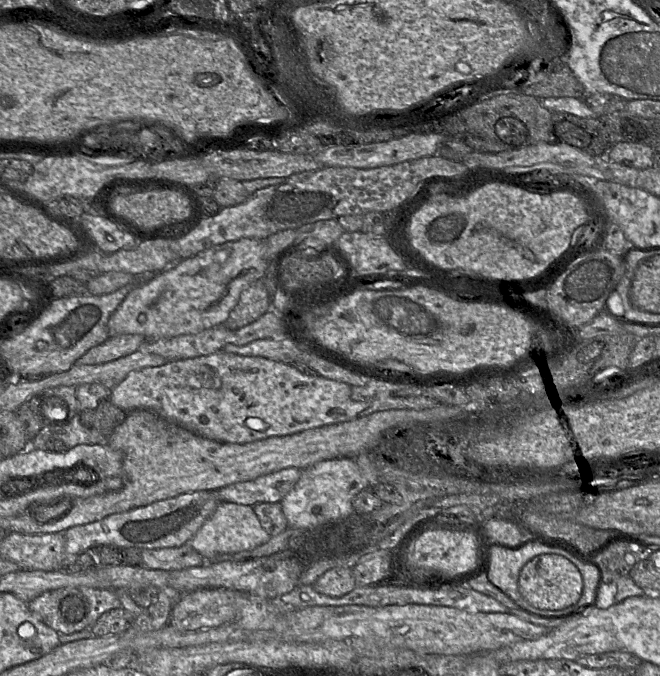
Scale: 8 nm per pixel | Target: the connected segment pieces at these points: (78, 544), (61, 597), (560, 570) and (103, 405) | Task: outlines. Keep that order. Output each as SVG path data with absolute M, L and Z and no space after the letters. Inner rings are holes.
M195 491L112 514L89 524L74 526L64 532L65 552L77 555L90 547L102 545L123 549L179 547L190 542L219 503L222 502L216 499L215 492Z
M78 587L47 591L30 601L28 607L58 633L72 634L88 626L89 602Z
M541 554L522 568L518 579L519 591L534 607L543 610L563 610L578 603L583 592L583 578L578 568L557 554Z
M109 399L101 401L94 409L80 412L81 423L90 429L96 429L109 436L111 432L124 422L127 412L113 405Z

